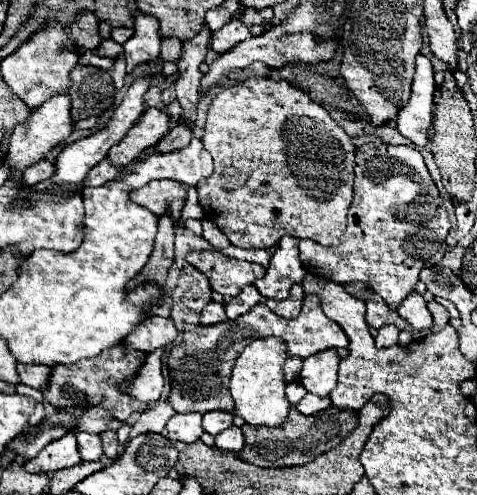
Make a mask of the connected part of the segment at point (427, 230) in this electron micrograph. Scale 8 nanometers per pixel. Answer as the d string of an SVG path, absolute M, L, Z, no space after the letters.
M364 144L356 148L354 160L354 200L348 208L346 240L338 246L320 246L312 240L300 240L300 262L306 272L334 280L338 284L364 282L368 284L390 308L398 308L406 292L416 288L422 268L438 264L446 252L446 234L450 222L442 206L442 198L430 178L422 154L410 146Z

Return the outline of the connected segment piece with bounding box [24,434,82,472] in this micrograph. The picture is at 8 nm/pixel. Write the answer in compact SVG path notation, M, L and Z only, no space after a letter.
M62 436L62 440L56 440L54 444L48 444L34 460L28 460L24 468L28 472L56 472L62 468L70 468L80 464L82 458L78 454L76 436Z

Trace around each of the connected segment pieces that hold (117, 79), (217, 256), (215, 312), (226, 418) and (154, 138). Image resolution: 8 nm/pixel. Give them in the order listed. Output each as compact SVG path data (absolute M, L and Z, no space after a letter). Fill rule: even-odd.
M118 58L118 60L116 60L116 66L114 66L114 70L112 70L112 80L114 80L116 90L120 90L120 88L124 86L124 76L126 76L126 64L124 64L122 58Z
M192 250L188 252L186 262L200 270L208 278L212 290L226 298L236 296L242 286L254 284L254 280L262 278L266 272L260 264L230 258L218 250Z
M208 302L206 308L200 312L200 324L204 324L204 326L218 324L224 320L228 320L228 316L224 312L224 304L220 304L220 302Z
M214 410L214 412L206 412L204 414L202 428L210 436L216 436L216 434L220 434L222 430L226 430L230 426L232 426L232 414L230 412L218 412L218 410Z
M148 108L144 118L130 128L124 140L110 148L108 158L116 166L126 166L136 160L146 148L152 148L170 132L170 118L158 108Z

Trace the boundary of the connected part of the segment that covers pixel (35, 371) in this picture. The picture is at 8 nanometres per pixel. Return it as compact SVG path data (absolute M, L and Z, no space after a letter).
M18 364L18 374L22 384L36 388L36 390L46 390L48 388L48 378L50 378L52 368L50 366L38 366L38 364Z

